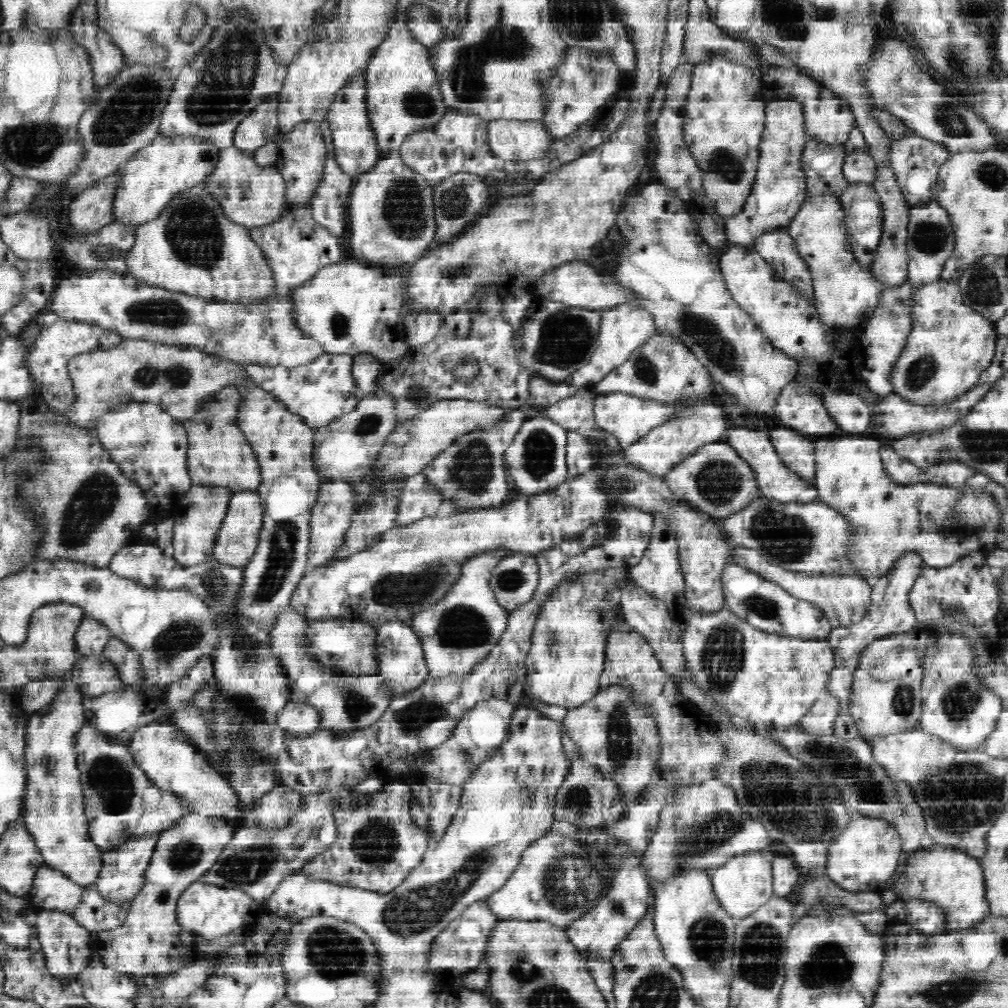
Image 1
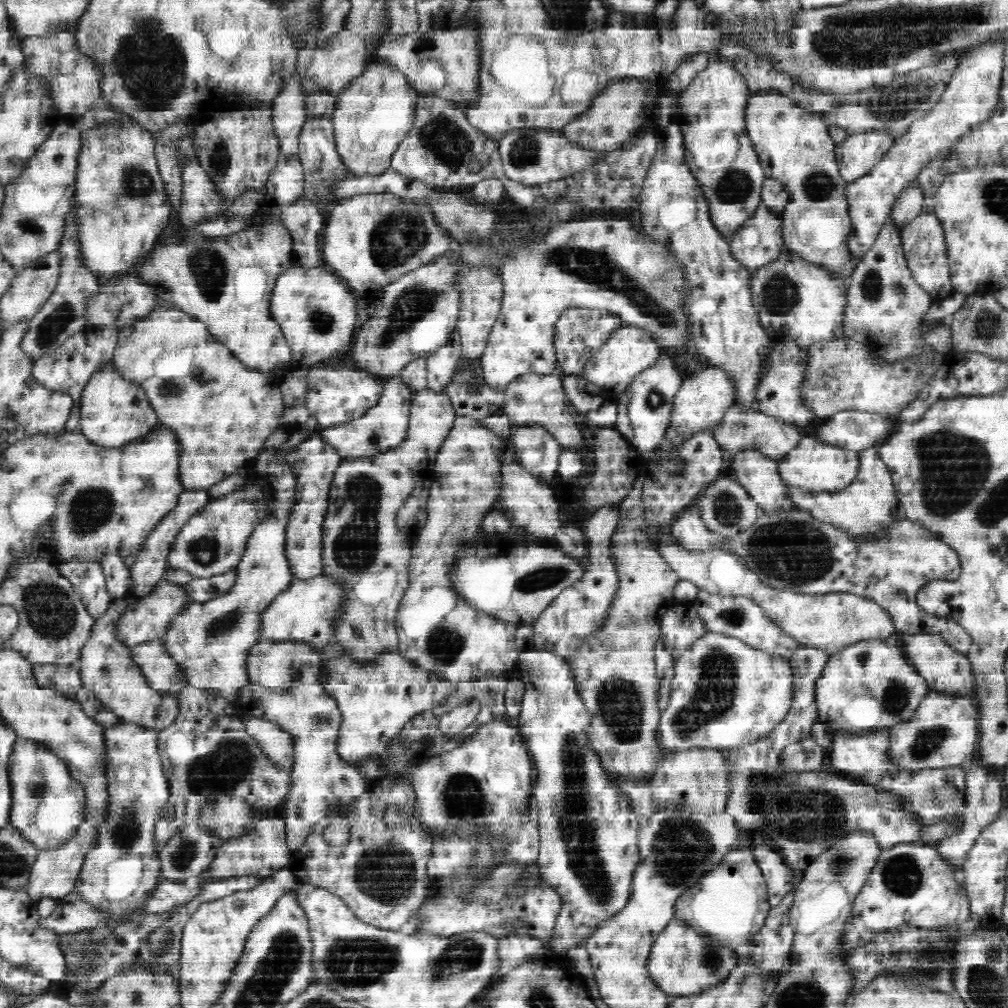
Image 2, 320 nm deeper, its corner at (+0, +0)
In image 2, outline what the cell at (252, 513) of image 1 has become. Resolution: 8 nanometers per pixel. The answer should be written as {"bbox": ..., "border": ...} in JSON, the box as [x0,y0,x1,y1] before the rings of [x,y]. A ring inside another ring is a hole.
{"bbox":[169,484,266,578],"border":[[[246,484],[230,494],[211,498],[198,514],[191,516],[181,527],[181,533],[169,556],[169,566],[189,570],[198,578],[235,570],[243,558],[252,531],[266,516],[266,506],[266,495],[257,484]]]}

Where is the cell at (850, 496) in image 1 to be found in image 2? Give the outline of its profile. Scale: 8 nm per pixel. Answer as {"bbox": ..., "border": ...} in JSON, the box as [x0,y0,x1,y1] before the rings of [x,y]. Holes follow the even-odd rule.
{"bbox":[779,437,862,493],"border":[[[804,437],[797,447],[788,454],[788,460],[779,464],[779,473],[785,483],[833,493],[850,486],[860,472],[862,461],[859,457],[862,456],[862,451],[848,450],[842,446],[828,444],[818,437]]]}

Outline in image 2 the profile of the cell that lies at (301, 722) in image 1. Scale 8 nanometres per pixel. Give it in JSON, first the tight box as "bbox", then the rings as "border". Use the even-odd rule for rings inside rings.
{"bbox":[244,717,295,768],"border":[[[248,717],[244,719],[246,730],[259,743],[265,753],[280,766],[293,768],[293,756],[295,753],[292,734],[284,730],[279,724],[267,718]]]}

